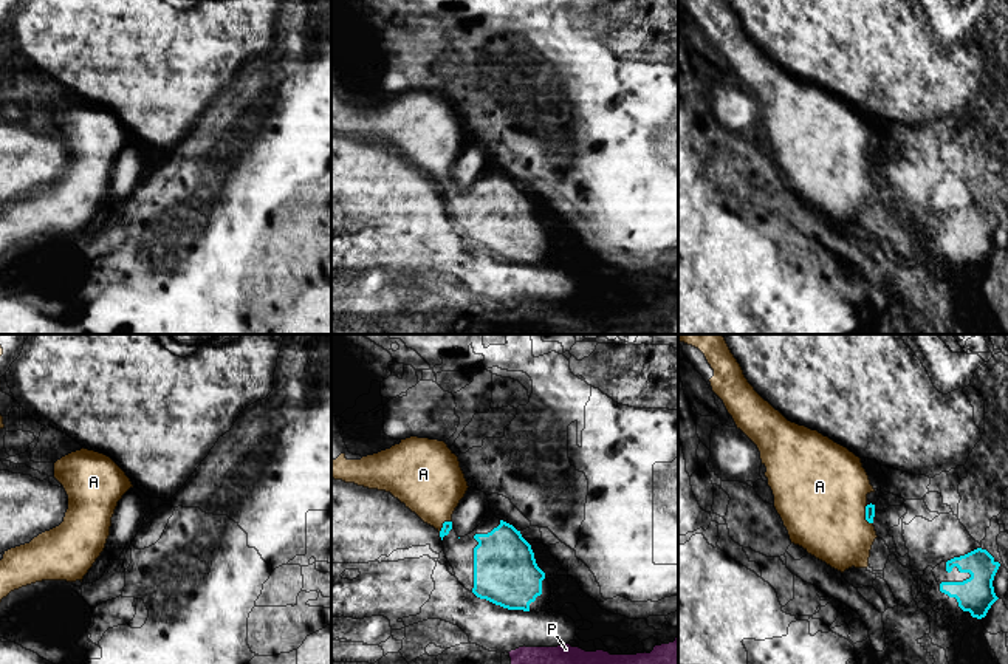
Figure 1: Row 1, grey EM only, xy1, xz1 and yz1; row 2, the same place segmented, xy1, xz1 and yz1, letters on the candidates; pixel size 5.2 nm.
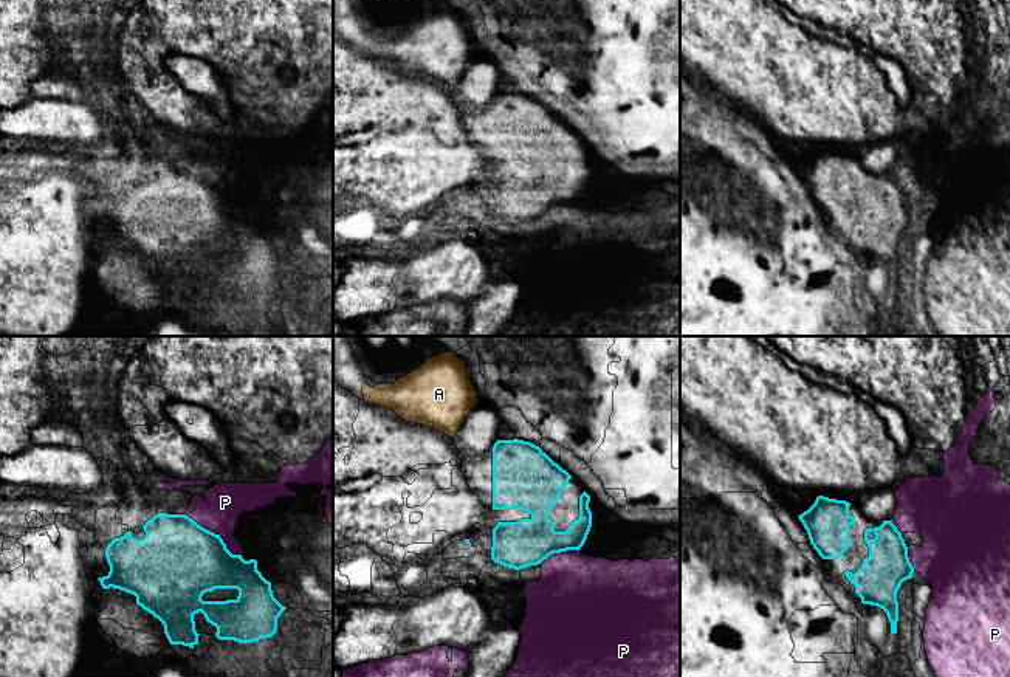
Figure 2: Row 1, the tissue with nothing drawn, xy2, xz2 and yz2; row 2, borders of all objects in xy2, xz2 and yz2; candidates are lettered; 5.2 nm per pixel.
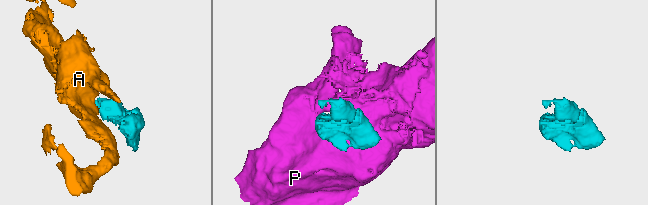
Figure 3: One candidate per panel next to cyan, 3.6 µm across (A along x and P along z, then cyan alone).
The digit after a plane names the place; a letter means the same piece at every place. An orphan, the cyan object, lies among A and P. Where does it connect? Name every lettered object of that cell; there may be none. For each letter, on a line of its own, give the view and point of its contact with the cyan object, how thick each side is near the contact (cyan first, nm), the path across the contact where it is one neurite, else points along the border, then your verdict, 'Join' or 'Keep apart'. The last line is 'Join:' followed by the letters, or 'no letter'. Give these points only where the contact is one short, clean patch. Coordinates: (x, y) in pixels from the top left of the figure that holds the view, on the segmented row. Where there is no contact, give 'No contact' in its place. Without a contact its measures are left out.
A: Touches cyan at yz1 (866, 516). Thickness 50 nm (cyan) against 460 nm. Path across: yz1 (870, 508), (866, 516), (840, 516), (821, 499). Join
P: Touches cyan at xz2 (558, 552). Thickness 240 nm (cyan) against 420 nm. Boundary: xz2 (578, 550), (553, 552), (539, 563). Keep apart
Join: A

